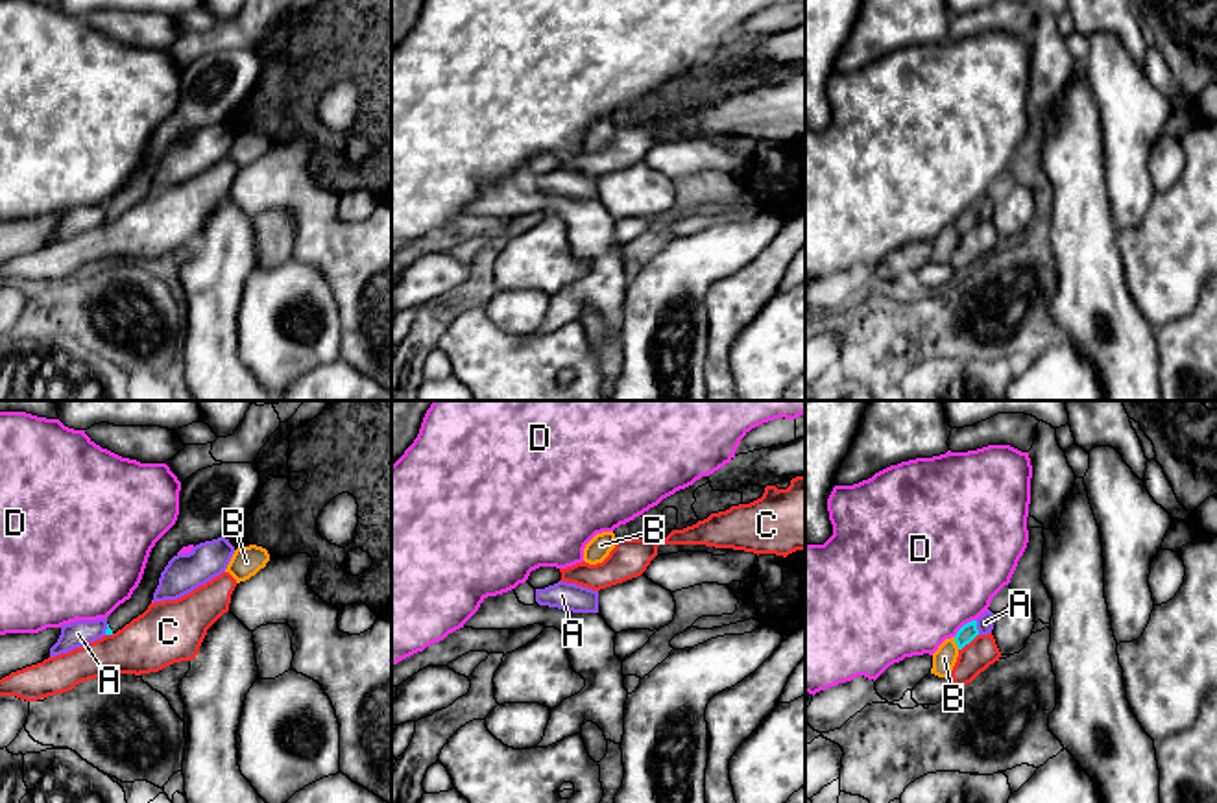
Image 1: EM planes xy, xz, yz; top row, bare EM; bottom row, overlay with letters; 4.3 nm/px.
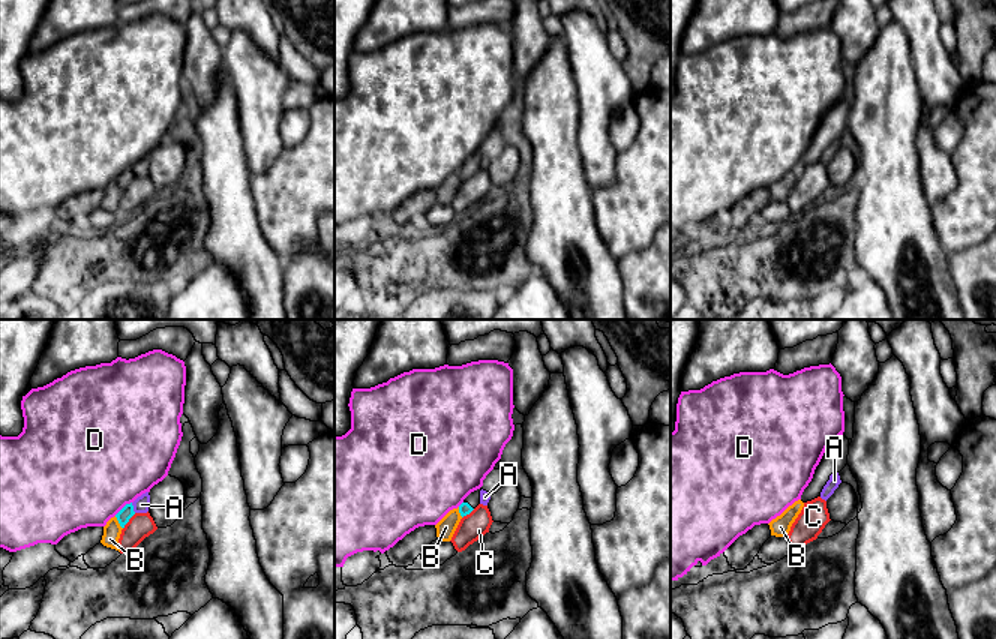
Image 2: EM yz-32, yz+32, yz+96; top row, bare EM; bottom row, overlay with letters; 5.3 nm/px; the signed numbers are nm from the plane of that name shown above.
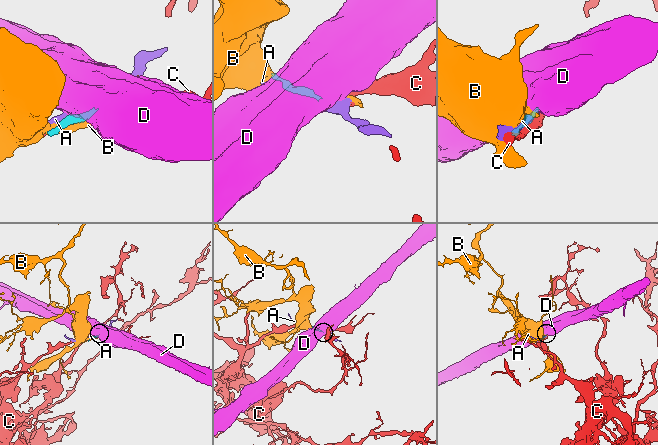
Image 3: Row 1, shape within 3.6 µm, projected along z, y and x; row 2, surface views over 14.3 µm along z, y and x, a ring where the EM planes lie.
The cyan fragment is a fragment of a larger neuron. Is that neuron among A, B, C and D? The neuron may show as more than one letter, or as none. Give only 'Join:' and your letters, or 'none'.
Join: none

